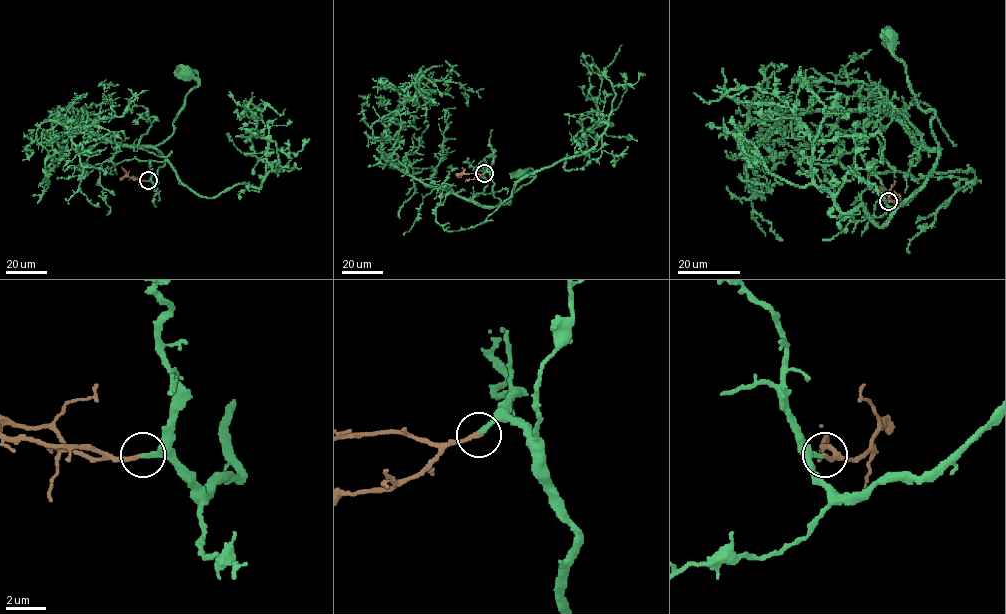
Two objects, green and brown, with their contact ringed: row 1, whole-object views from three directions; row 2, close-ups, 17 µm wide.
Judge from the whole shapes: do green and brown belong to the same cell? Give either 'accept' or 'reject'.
accept

